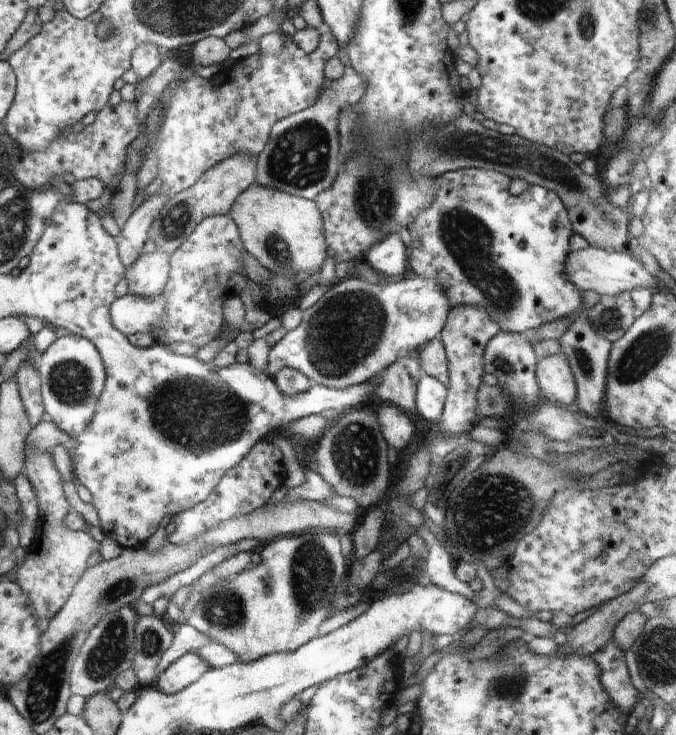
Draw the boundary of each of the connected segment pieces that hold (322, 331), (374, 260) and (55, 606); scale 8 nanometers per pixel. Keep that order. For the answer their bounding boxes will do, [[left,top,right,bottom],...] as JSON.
[[267,275,451,389],[364,233,408,276],[14,446,100,619]]

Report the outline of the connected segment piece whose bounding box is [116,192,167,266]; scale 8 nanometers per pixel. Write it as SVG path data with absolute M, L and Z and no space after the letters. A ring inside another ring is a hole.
M157 192L142 204L135 206L135 210L126 222L124 230L116 238L118 254L123 265L131 265L139 259L142 246L149 239L148 231L154 222L154 217L160 212L166 198L167 196Z

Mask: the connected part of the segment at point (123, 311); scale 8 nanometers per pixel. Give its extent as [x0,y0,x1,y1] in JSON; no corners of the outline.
[109,293,165,336]

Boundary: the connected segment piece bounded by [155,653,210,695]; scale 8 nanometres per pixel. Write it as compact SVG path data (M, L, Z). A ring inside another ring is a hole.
M197 653L183 654L160 672L155 687L163 693L176 694L196 682L209 668L209 664Z

